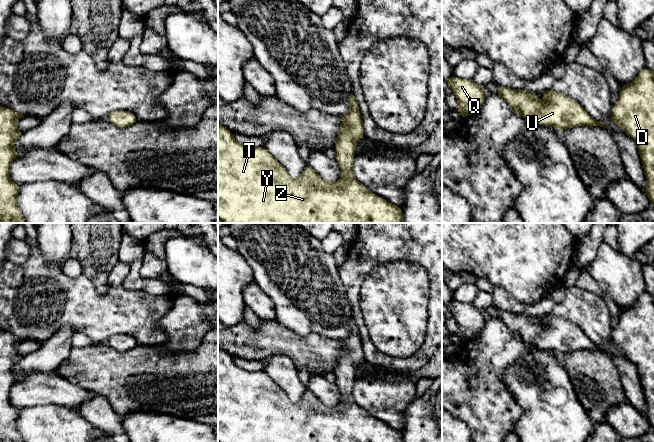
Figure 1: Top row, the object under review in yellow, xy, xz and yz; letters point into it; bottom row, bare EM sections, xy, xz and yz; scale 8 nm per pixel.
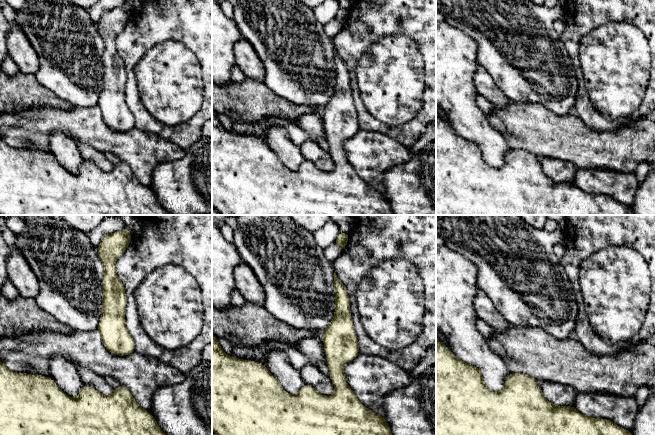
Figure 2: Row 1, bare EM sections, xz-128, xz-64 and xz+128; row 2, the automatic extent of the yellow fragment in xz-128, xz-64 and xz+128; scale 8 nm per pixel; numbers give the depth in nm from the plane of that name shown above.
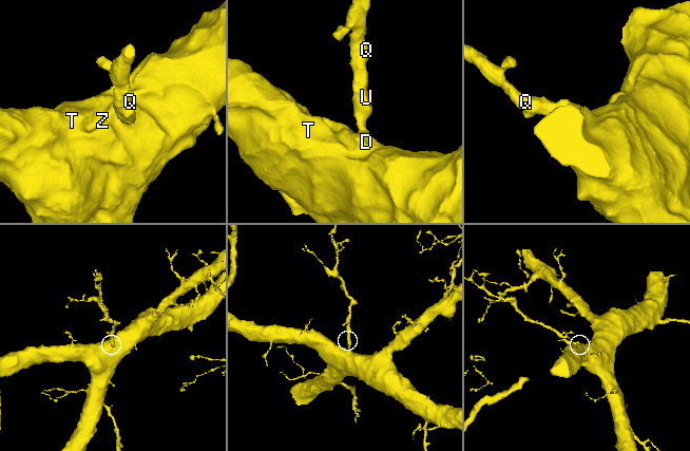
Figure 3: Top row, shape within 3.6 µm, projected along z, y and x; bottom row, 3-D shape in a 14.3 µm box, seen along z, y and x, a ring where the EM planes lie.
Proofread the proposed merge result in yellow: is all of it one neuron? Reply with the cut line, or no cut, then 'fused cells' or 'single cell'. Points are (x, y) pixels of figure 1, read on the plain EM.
no cut | single cell

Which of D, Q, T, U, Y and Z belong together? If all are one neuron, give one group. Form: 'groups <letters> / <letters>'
groups D Q T U Y Z

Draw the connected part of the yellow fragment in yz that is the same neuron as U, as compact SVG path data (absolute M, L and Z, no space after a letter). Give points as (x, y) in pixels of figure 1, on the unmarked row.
M497 309L496 318L500 319L521 341L531 343L542 350L553 350L560 356L577 350L600 350L609 353L603 346L593 343L576 324L552 313L542 316L542 320L545 322L544 326L536 322L538 316L510 313L500 309Z

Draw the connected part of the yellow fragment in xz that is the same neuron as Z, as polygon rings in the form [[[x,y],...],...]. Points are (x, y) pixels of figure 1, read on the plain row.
[[[351,317],[349,319],[349,335],[341,340],[342,348],[339,351],[340,358],[336,364],[335,383],[341,392],[341,401],[335,407],[329,407],[323,404],[319,398],[309,389],[306,389],[299,402],[291,402],[285,392],[274,383],[274,381],[263,371],[248,371],[238,367],[231,355],[218,346],[218,442],[403,442],[401,431],[396,430],[384,422],[371,416],[367,411],[360,407],[353,397],[353,385],[356,377],[356,371],[359,364],[365,359],[362,342],[359,336],[357,325]]]

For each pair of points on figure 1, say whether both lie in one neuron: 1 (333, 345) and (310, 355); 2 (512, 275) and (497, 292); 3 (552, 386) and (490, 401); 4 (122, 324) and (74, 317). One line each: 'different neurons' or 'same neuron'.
1: same neuron
2: different neurons
3: different neurons
4: same neuron

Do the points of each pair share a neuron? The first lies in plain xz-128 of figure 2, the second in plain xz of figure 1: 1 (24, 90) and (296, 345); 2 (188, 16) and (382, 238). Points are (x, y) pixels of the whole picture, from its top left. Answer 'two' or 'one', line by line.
1: one
2: one

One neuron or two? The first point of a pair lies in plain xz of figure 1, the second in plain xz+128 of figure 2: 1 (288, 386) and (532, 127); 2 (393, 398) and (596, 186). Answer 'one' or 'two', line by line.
1: two
2: one

